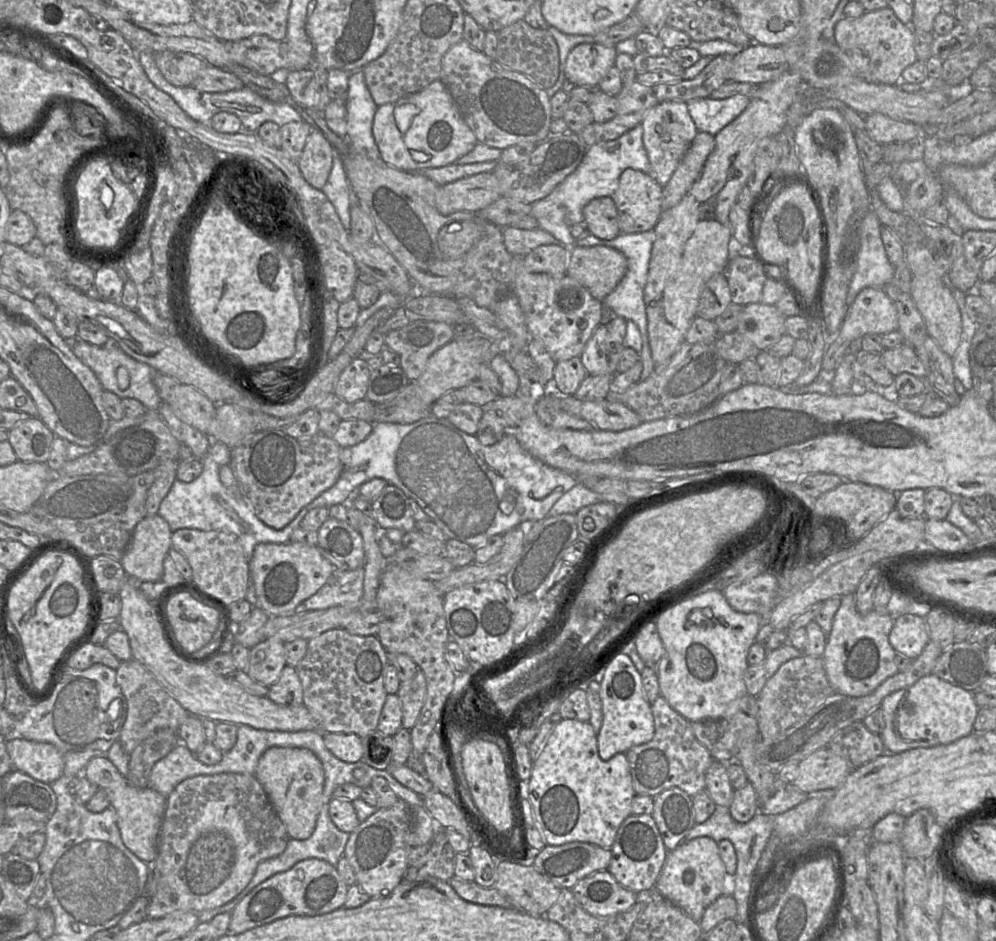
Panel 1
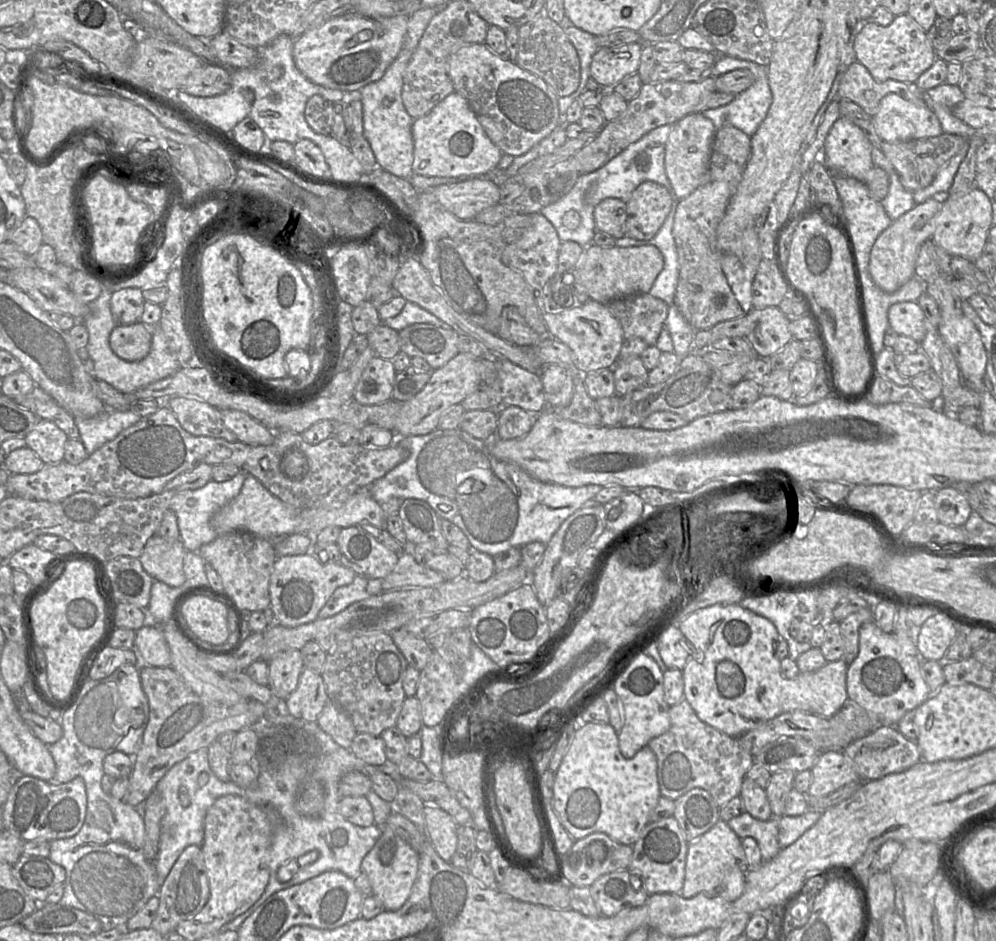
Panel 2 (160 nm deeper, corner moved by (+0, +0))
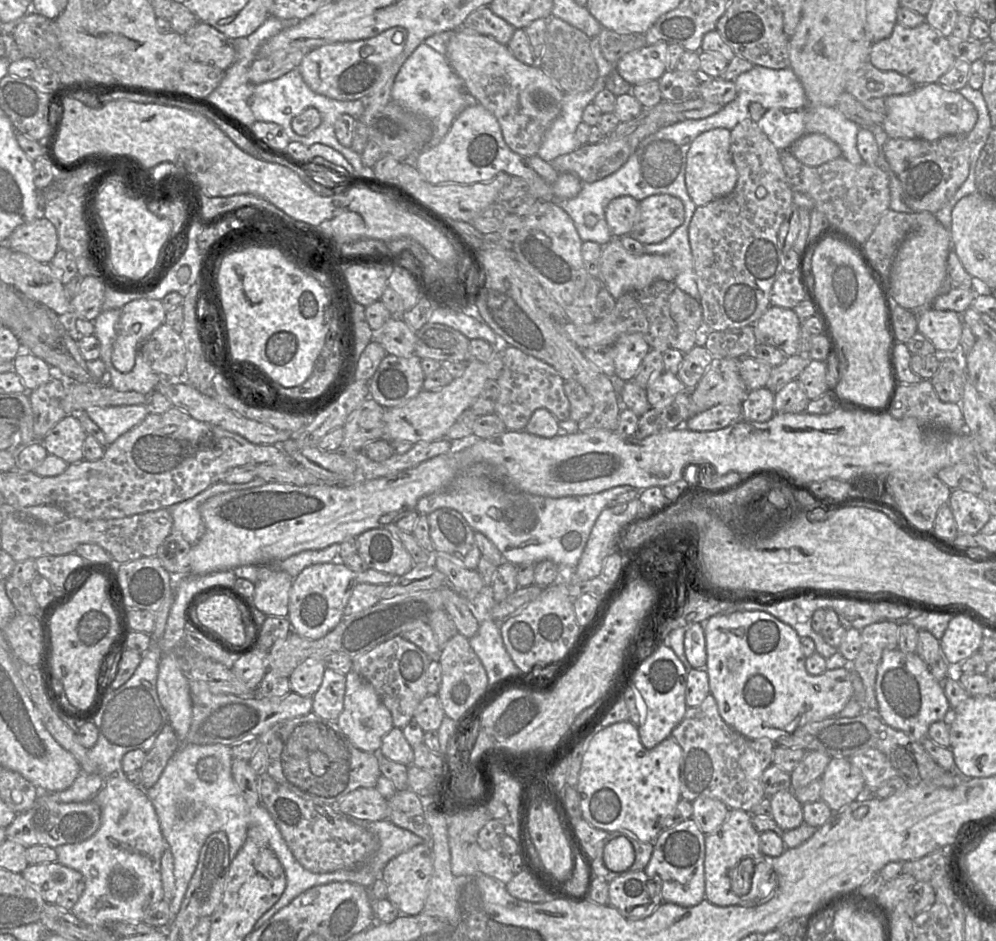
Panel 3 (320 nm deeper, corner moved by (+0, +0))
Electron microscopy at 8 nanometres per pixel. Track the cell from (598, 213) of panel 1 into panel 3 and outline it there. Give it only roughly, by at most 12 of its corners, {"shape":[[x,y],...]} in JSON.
{"shape":[[620,196],[605,218],[613,237],[628,235],[638,220],[639,201]]}

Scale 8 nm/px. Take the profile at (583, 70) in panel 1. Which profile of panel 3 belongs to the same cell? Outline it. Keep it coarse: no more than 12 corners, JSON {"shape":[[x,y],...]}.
{"shape":[[668,43],[622,56],[614,69],[632,86],[666,71]]}

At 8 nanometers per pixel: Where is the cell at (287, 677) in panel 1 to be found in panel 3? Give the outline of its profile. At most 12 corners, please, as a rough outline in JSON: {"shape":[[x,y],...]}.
{"shape":[[326,668],[312,696],[312,712],[336,721],[346,676]]}

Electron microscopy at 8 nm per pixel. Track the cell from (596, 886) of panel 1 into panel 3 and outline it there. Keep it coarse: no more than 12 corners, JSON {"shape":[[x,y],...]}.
{"shape":[[643,870],[609,882],[609,905],[629,919],[649,917],[660,885]]}

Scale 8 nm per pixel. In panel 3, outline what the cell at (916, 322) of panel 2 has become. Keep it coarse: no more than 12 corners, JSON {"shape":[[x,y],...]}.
{"shape":[[917,312],[918,332],[941,352],[956,352],[964,324],[959,313]]}

